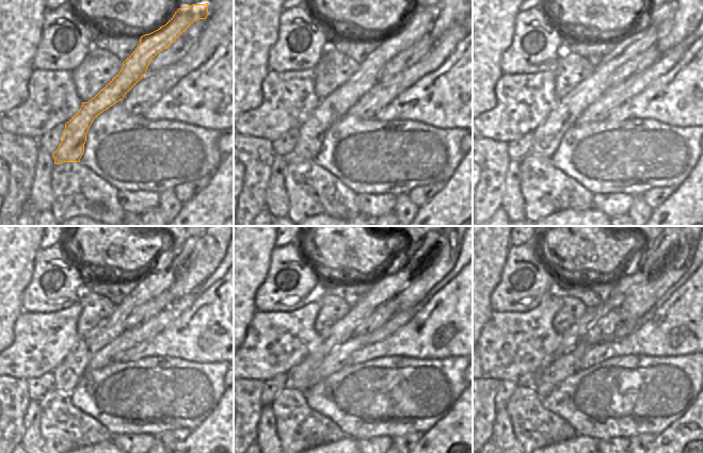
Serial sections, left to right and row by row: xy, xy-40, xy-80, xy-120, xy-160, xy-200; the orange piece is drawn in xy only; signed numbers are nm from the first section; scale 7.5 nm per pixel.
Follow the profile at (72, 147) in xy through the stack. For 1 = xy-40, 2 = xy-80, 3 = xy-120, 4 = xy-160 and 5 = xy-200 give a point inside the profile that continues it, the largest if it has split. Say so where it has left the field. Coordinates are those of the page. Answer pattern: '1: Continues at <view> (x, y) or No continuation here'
1: Continues at xy-40 (332, 108)
2: Continues at xy-80 (547, 136)
3: Continues at xy-120 (67, 375)
4: Continues at xy-160 (389, 285)
5: Continues at xy-200 (574, 335).

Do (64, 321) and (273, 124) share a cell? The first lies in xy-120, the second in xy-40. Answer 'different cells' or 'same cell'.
same cell

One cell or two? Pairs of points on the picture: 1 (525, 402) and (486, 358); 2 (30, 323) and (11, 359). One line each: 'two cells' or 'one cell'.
1: two cells
2: one cell

